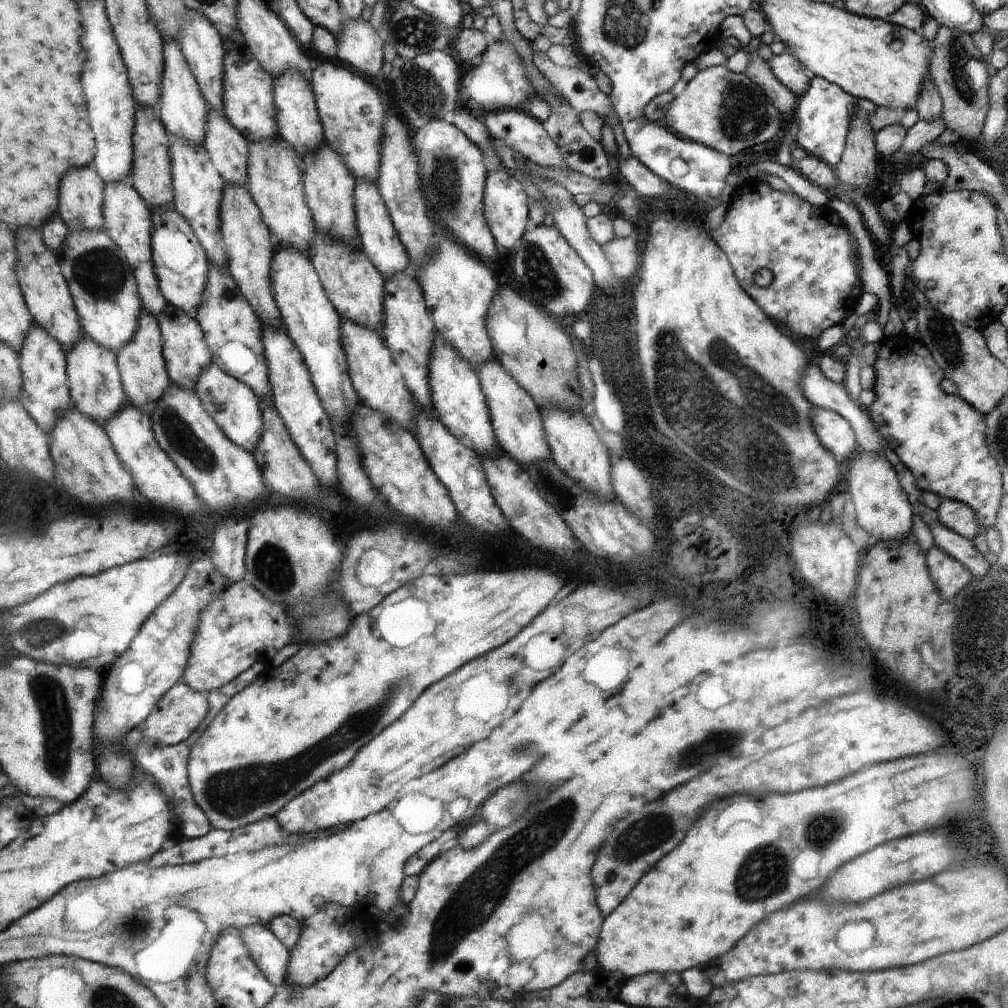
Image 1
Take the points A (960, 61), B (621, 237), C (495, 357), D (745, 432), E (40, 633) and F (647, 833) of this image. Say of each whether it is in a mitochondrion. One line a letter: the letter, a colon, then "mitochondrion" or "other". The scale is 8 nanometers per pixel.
A: mitochondrion
B: other
C: other
D: mitochondrion
E: mitochondrion
F: mitochondrion

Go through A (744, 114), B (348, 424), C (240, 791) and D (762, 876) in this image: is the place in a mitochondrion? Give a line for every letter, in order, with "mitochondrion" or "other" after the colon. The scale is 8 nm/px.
A: mitochondrion
B: other
C: mitochondrion
D: mitochondrion

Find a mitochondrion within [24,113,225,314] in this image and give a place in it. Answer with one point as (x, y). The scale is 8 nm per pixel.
(100, 272)

